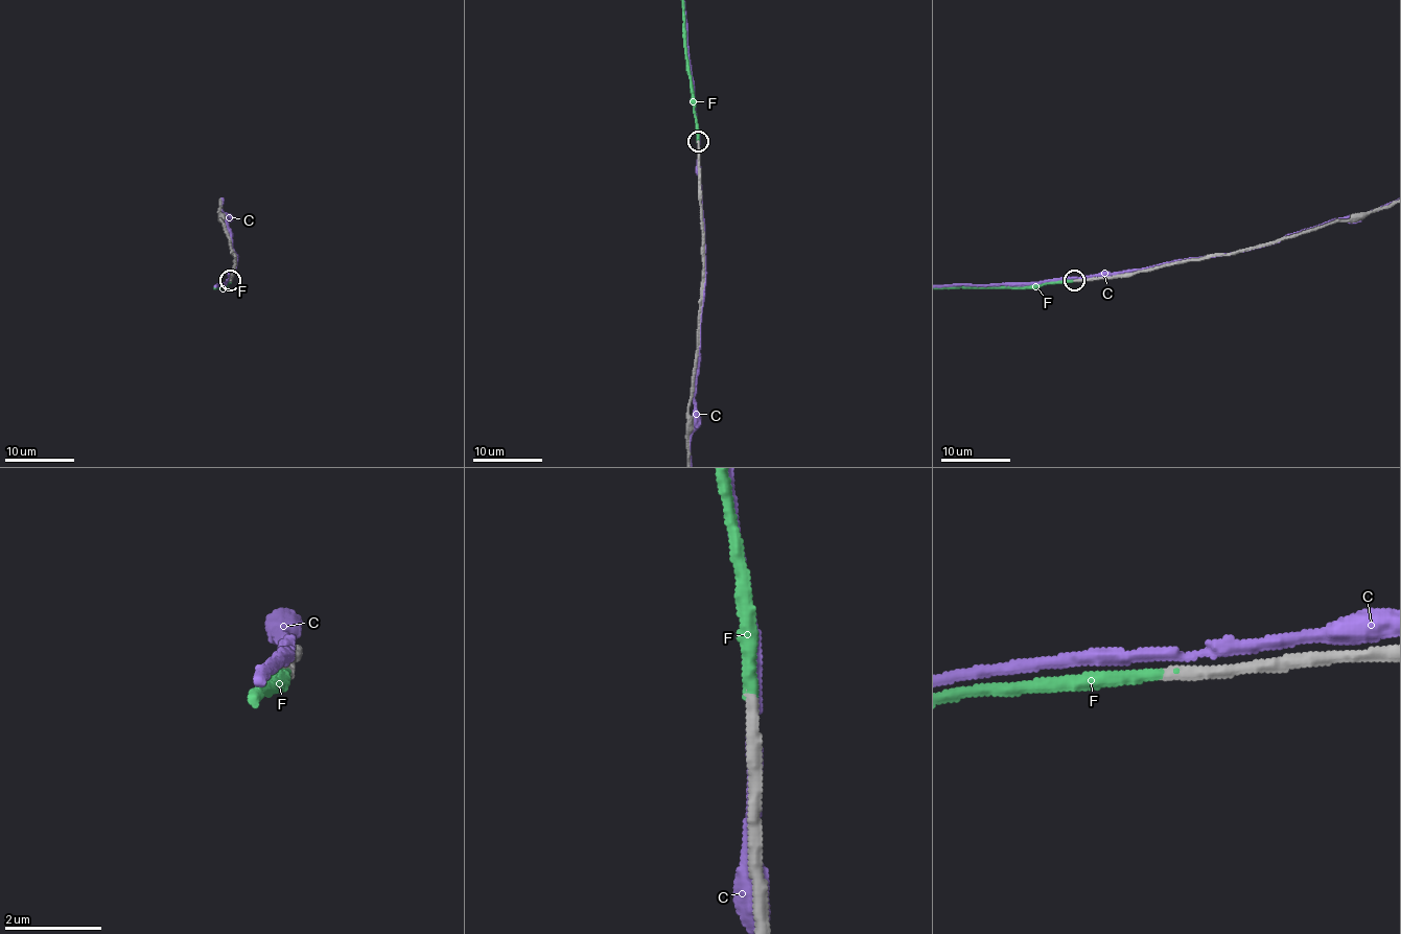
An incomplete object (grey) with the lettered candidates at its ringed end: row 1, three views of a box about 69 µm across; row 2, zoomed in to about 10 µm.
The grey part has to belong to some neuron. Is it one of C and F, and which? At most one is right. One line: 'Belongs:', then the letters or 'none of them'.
Belongs: F

